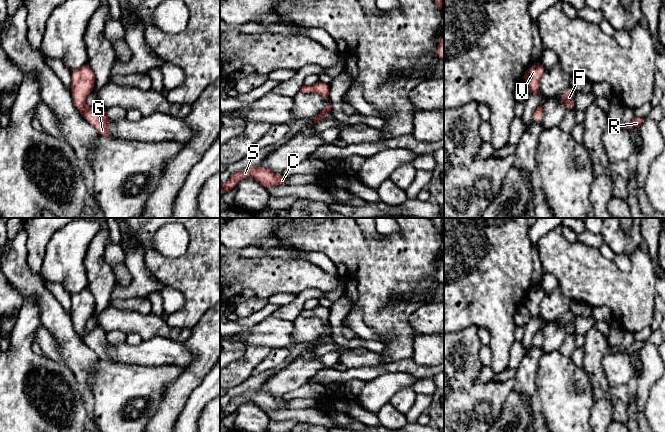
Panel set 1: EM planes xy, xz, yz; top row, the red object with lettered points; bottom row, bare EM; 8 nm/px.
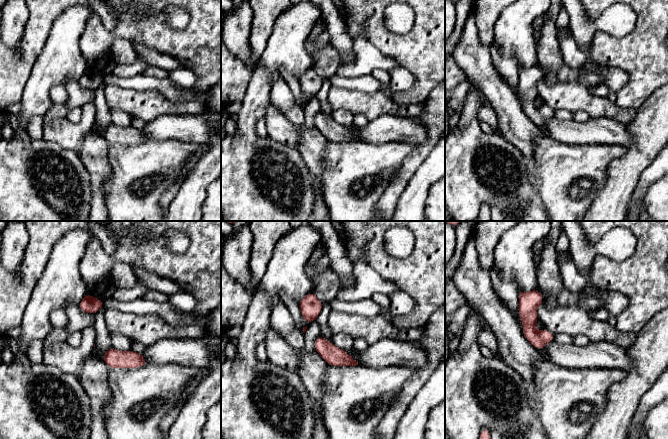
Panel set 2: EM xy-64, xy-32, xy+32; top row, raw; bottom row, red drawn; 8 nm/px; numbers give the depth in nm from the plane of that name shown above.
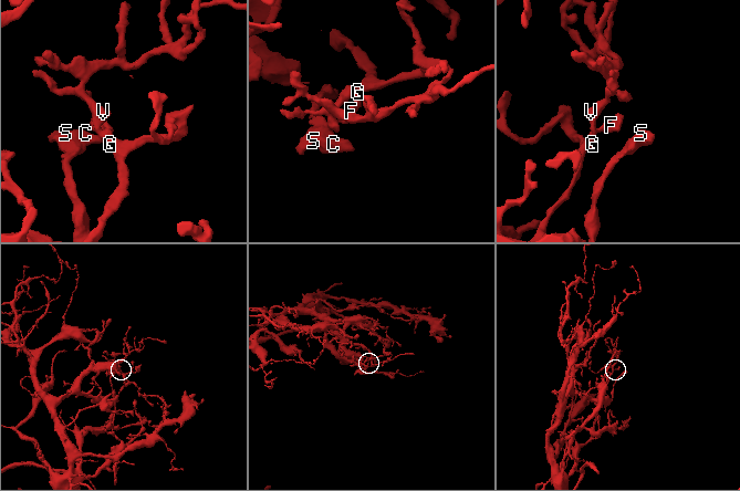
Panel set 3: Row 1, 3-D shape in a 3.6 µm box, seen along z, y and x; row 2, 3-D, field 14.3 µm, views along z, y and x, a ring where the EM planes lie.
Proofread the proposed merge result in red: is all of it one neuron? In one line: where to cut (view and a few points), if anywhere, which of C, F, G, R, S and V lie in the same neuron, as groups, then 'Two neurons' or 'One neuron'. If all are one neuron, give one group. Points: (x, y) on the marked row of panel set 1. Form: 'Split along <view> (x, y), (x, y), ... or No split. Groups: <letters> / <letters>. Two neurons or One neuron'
No split. Groups: C F G R S V. One neuron

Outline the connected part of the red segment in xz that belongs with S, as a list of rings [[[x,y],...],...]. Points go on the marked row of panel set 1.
[[[259,165],[257,167],[244,168],[240,172],[232,175],[226,183],[221,183],[223,194],[232,191],[240,180],[247,177],[254,177],[256,181],[266,189],[270,186],[288,184],[286,177],[281,174],[275,174],[269,169]]]

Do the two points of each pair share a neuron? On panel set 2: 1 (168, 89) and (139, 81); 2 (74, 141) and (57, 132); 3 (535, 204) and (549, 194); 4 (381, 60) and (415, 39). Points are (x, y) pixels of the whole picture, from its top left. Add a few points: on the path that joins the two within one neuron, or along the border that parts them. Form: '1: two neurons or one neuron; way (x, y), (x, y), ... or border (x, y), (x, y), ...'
1: one neuron; way (161, 85), (146, 83)
2: one neuron; way (70, 137), (61, 132)
3: two neurons; border (538, 194), (545, 210)
4: two neurons; border (368, 41), (399, 65)

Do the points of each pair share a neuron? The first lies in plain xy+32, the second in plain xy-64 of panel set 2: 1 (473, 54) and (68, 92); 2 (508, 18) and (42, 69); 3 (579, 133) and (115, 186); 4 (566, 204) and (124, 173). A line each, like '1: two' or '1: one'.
1: one
2: one
3: two
4: one

